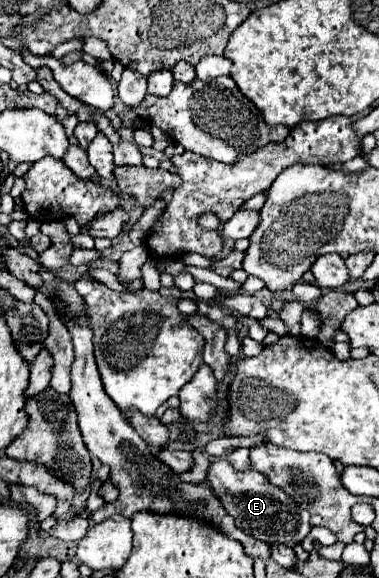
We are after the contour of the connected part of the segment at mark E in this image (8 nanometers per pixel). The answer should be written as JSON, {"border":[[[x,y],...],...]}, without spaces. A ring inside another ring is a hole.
{"border":[[[219,458],[209,464],[207,470],[207,486],[219,494],[223,508],[227,514],[233,514],[235,526],[239,526],[245,534],[259,538],[267,544],[301,544],[301,540],[309,534],[309,512],[301,510],[283,490],[267,482],[263,474],[257,470],[235,470],[225,458]]]}

